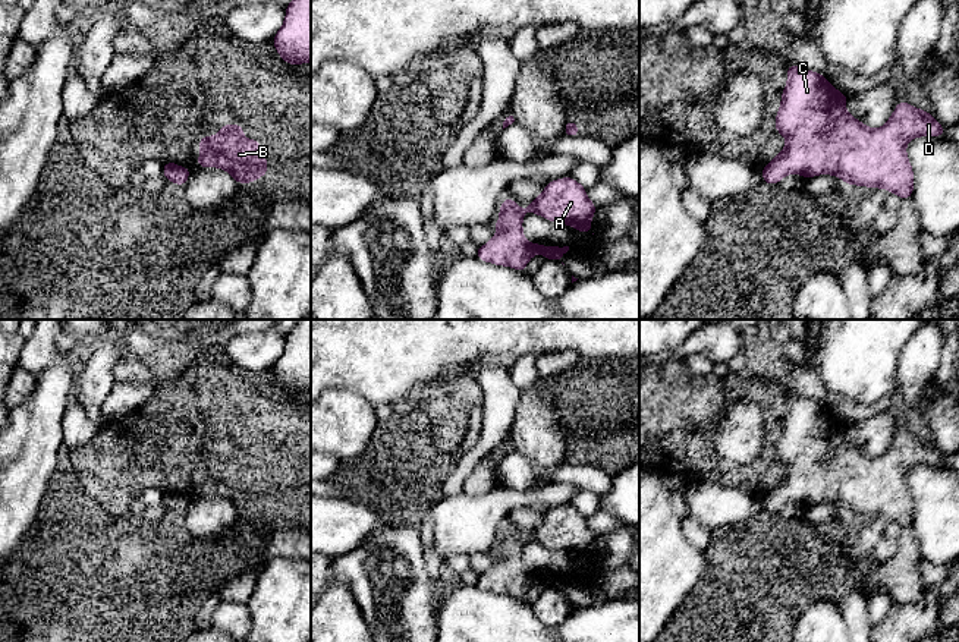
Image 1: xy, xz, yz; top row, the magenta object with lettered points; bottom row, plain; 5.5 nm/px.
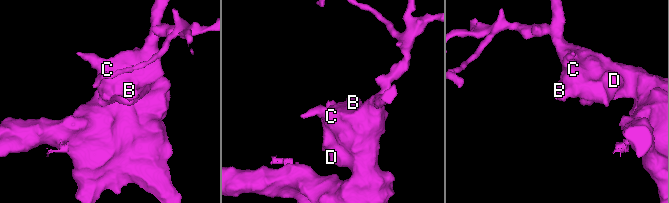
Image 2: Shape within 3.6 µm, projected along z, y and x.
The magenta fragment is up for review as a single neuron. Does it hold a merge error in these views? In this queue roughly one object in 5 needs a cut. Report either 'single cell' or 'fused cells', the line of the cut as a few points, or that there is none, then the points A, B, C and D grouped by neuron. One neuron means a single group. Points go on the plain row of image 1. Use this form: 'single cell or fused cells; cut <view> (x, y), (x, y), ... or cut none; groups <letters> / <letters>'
single cell; cut none; groups A B C D

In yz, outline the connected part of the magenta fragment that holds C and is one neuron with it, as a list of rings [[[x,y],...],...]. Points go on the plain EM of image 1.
[[[789,391],[787,410],[782,422],[774,453],[786,466],[786,475],[761,498],[763,510],[777,513],[786,503],[805,507],[833,503],[850,514],[886,516],[909,528],[914,520],[914,498],[906,472],[918,465],[943,465],[946,457],[930,443],[906,429],[899,429],[886,453],[870,457],[852,446],[845,434],[848,424],[831,415],[824,403]]]

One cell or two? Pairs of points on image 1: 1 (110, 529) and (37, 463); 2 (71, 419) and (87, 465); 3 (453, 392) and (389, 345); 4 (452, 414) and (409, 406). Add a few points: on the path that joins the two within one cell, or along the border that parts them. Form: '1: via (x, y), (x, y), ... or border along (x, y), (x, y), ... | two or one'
1: border along (50, 478), (37, 510) | two
2: border along (101, 427), (85, 443), (71, 449) | two
3: border along (433, 381), (428, 384) | two
4: via (442, 414), (420, 414) | one

